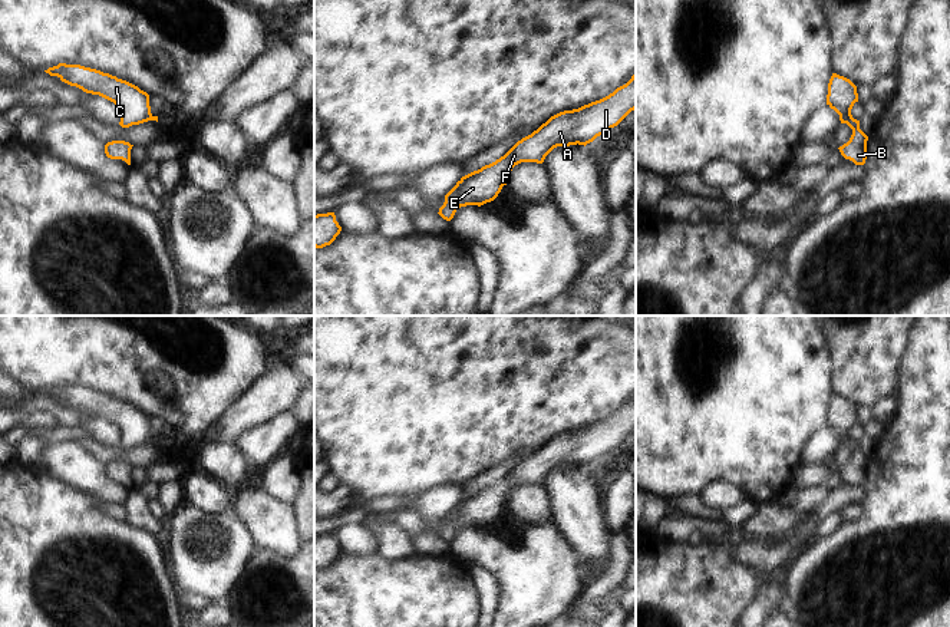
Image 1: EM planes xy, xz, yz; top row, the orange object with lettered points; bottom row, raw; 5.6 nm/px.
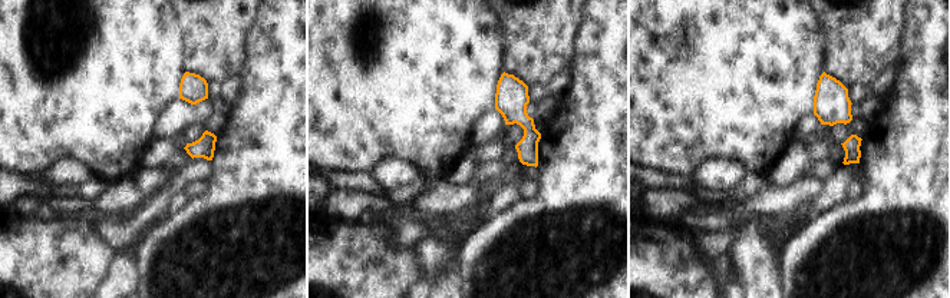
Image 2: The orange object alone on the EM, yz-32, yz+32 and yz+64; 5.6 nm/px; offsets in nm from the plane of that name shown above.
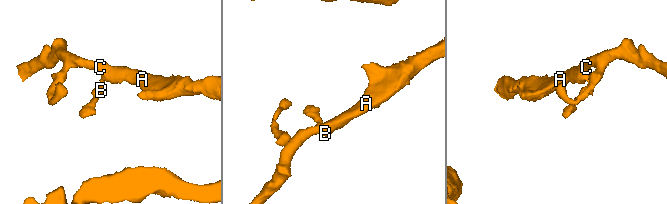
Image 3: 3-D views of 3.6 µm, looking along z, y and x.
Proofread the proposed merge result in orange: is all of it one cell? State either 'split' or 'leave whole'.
leave whole

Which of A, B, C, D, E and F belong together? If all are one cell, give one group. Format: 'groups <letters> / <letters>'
groups A B C D E F

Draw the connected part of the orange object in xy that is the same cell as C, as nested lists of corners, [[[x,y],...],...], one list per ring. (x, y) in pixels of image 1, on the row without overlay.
[[[59,385],[44,393],[86,415],[113,423],[121,432],[122,449],[148,442],[158,443],[158,438],[151,435],[149,416],[126,402],[80,386]]]

